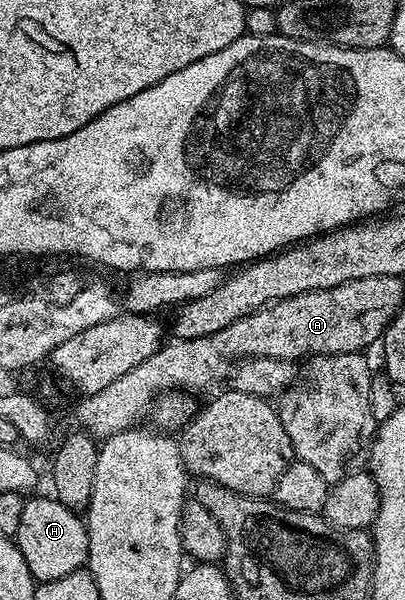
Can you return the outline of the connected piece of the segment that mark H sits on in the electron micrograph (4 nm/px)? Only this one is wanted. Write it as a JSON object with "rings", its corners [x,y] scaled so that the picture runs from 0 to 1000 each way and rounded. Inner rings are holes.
{"rings":[[[131,825],[81,827],[54,842],[40,895],[49,923],[59,923],[59,937],[69,937],[69,950],[94,970],[158,963],[195,952],[217,933],[210,865],[185,848],[151,840]]]}

